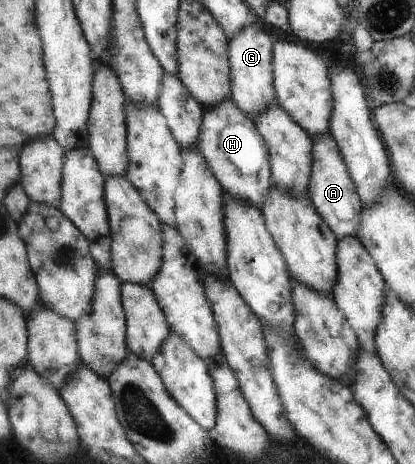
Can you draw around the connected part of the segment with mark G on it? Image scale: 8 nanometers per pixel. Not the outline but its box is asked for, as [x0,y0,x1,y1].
[231,21,275,116]

